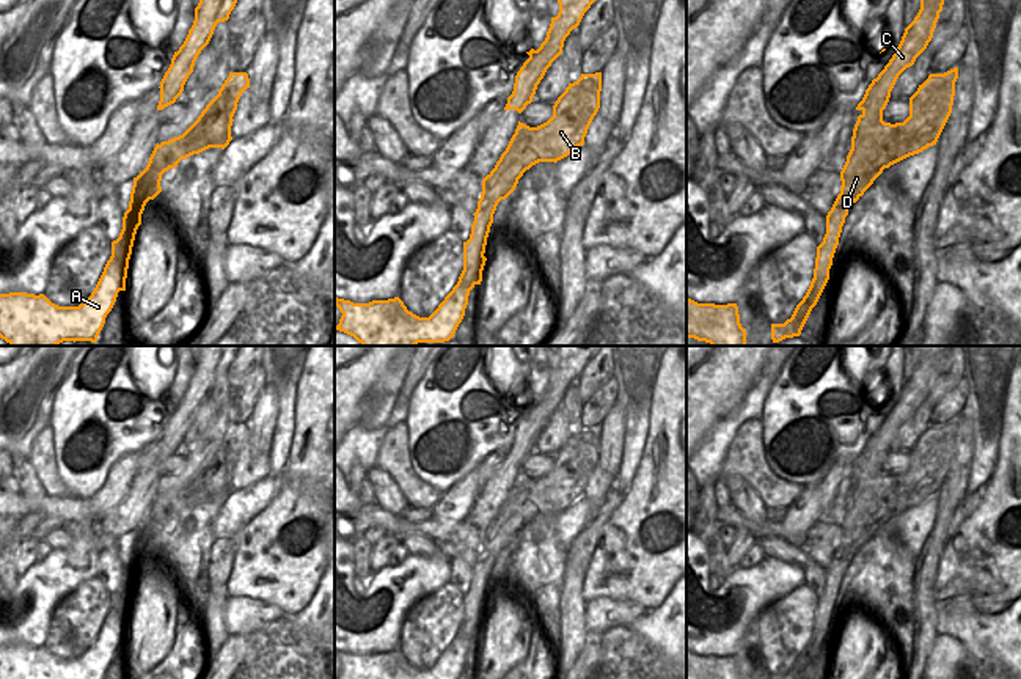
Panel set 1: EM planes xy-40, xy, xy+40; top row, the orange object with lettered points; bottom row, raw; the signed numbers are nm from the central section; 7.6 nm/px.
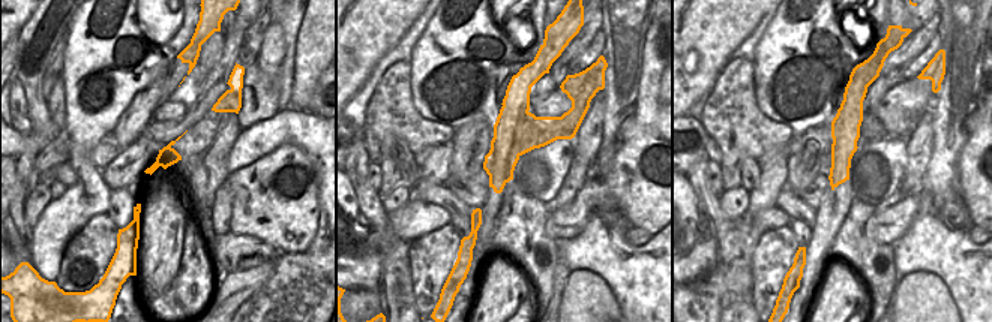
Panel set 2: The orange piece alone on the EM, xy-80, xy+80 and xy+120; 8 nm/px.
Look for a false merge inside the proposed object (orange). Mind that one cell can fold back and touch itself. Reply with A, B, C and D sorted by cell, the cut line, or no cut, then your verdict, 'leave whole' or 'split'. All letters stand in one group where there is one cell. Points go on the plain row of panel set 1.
A B / C D | xy (520, 475), (519, 491), (490, 527) | split

